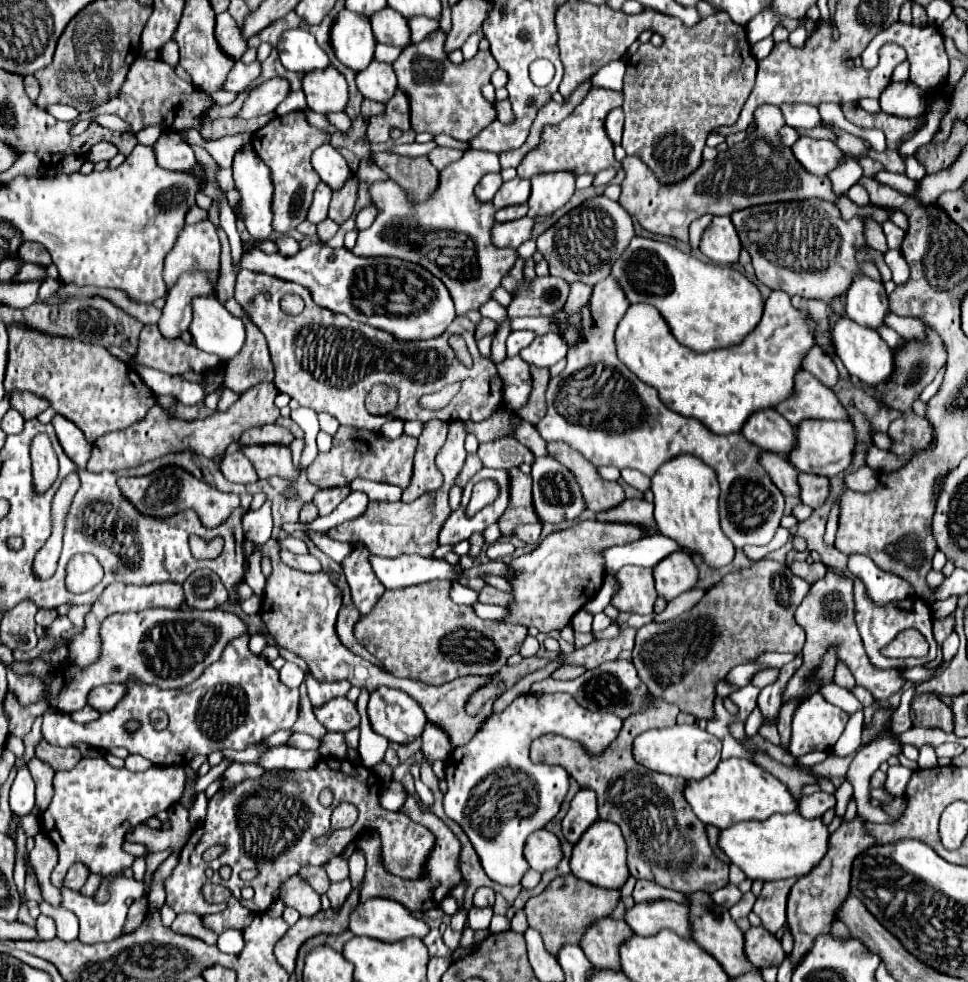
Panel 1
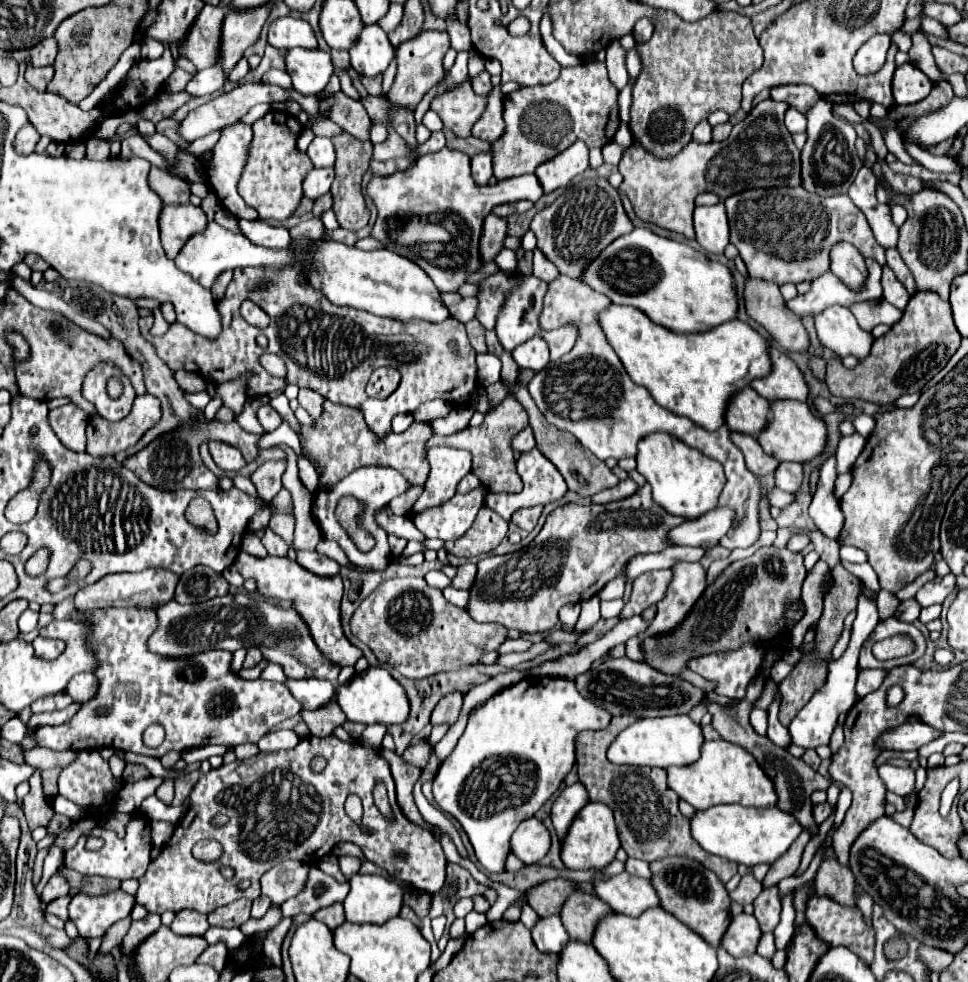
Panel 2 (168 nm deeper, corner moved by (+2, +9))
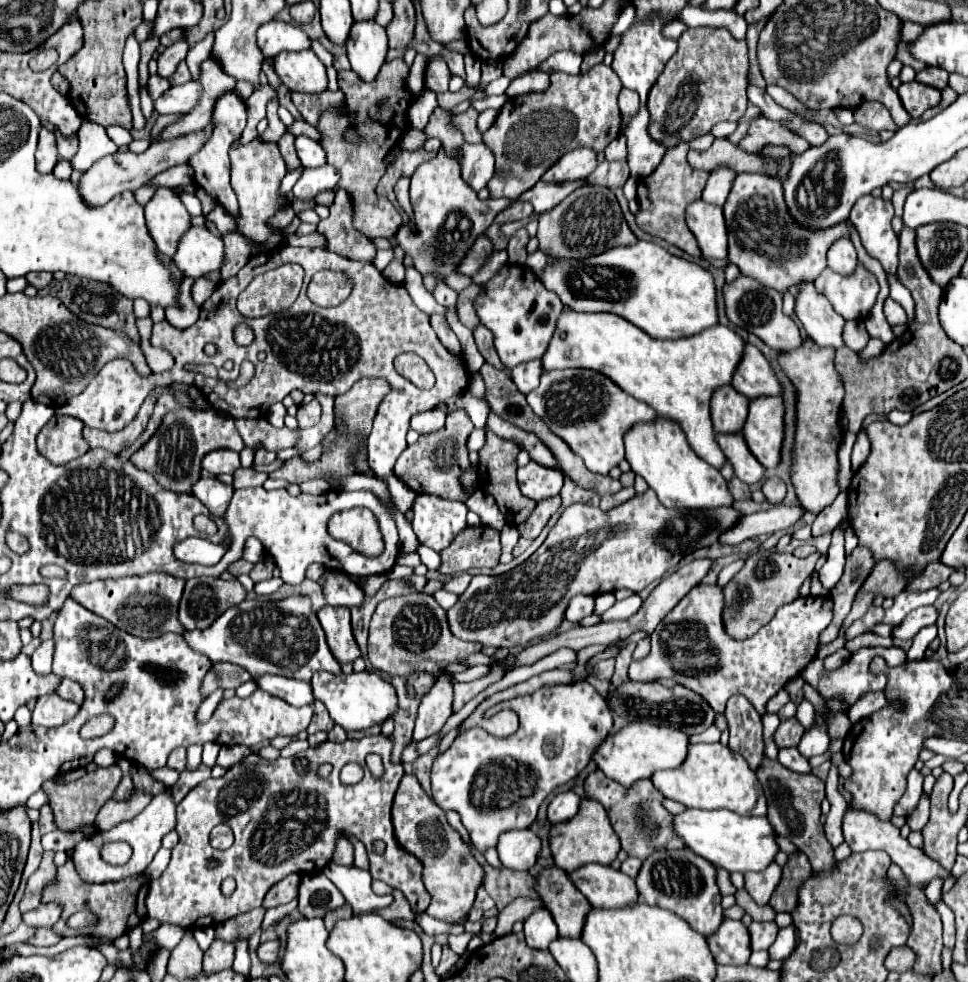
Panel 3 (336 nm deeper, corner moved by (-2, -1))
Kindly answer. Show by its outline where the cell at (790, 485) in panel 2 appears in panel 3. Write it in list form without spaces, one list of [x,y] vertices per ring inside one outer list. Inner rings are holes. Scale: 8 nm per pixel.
[[[772,476],[762,484],[762,492],[764,492],[766,500],[776,506],[776,504],[782,504],[782,500],[786,498],[786,484],[780,478]]]

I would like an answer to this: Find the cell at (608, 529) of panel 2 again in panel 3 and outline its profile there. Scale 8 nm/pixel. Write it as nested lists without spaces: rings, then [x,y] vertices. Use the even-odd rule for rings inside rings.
[[[646,490],[642,496],[634,496],[626,504],[620,504],[608,512],[588,504],[572,504],[562,512],[544,544],[526,562],[500,576],[478,574],[472,578],[466,592],[448,610],[450,630],[454,630],[454,636],[462,640],[482,642],[482,646],[488,648],[526,646],[532,640],[552,634],[562,624],[564,612],[576,594],[598,596],[618,588],[640,592],[650,582],[674,570],[686,554],[714,544],[718,534],[726,530],[726,526],[732,526],[734,518],[738,516],[740,512],[736,512],[732,506],[720,506],[718,510],[710,510],[710,514],[702,514],[702,510],[666,510],[658,502],[654,490]]]

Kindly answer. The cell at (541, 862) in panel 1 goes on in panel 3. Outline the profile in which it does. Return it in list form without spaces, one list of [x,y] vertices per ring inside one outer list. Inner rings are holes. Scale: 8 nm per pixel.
[[[530,828],[512,830],[512,832],[502,834],[496,850],[498,850],[498,856],[506,868],[530,870],[538,860],[542,842]]]

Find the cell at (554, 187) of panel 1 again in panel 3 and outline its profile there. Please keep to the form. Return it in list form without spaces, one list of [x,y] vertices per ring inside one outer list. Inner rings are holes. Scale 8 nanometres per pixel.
[[[576,148],[570,154],[564,154],[544,176],[544,182],[574,182],[590,176],[598,166],[596,154],[590,148]]]

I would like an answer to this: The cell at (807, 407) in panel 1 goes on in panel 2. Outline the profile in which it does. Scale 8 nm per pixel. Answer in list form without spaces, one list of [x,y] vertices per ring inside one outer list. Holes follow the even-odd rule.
[[[768,348],[772,370],[768,376],[752,380],[750,386],[766,400],[808,400],[808,386],[798,366],[776,348]]]

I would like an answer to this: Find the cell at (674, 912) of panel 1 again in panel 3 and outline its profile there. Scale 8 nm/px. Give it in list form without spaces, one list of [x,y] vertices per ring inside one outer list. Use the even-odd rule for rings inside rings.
[[[586,864],[586,868],[578,868],[568,876],[596,908],[636,906],[640,900],[636,882],[610,866]]]

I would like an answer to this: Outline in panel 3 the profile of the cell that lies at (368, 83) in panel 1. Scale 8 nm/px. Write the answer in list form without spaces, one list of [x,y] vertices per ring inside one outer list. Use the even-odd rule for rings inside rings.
[[[356,22],[346,42],[346,48],[352,70],[364,82],[372,82],[378,76],[382,64],[386,62],[386,30],[382,30],[382,26],[378,26],[376,22]]]

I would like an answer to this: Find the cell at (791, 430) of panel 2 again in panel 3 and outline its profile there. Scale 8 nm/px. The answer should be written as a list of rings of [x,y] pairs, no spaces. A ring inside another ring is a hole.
[[[782,398],[750,400],[750,414],[744,426],[744,438],[758,462],[774,470],[782,460],[784,442],[784,402]]]

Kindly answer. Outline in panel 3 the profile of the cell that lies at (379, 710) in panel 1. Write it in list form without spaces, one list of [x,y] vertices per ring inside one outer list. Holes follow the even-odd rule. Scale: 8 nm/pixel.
[[[352,672],[342,680],[334,674],[314,674],[310,684],[314,686],[314,698],[324,702],[332,720],[344,730],[366,730],[382,724],[398,712],[398,696],[394,694],[394,686],[376,672]]]

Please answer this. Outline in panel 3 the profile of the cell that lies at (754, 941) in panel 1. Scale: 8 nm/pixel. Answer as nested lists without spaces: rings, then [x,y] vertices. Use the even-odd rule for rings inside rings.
[[[724,918],[718,932],[706,940],[718,964],[748,964],[752,954],[750,932],[742,922]]]

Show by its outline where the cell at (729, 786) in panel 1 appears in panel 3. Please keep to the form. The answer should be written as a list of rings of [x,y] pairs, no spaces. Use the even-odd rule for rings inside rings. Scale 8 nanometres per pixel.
[[[690,744],[688,758],[678,770],[666,770],[652,776],[654,786],[664,794],[664,798],[682,802],[686,808],[698,810],[718,810],[726,808],[742,816],[766,816],[766,796],[756,778],[756,772],[748,762],[728,746],[716,744]]]

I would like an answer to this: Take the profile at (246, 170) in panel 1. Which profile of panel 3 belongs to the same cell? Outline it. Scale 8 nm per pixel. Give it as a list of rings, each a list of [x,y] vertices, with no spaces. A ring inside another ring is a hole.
[[[226,92],[218,104],[214,106],[214,118],[212,122],[216,124],[210,140],[206,142],[206,146],[202,146],[202,150],[198,154],[194,154],[190,158],[190,166],[194,168],[194,180],[200,188],[206,190],[206,194],[210,198],[214,198],[230,216],[238,218],[238,202],[236,202],[236,194],[230,186],[230,158],[228,158],[228,150],[232,148],[232,144],[242,136],[244,128],[246,128],[246,106],[244,100],[240,100],[236,96],[236,92]]]

